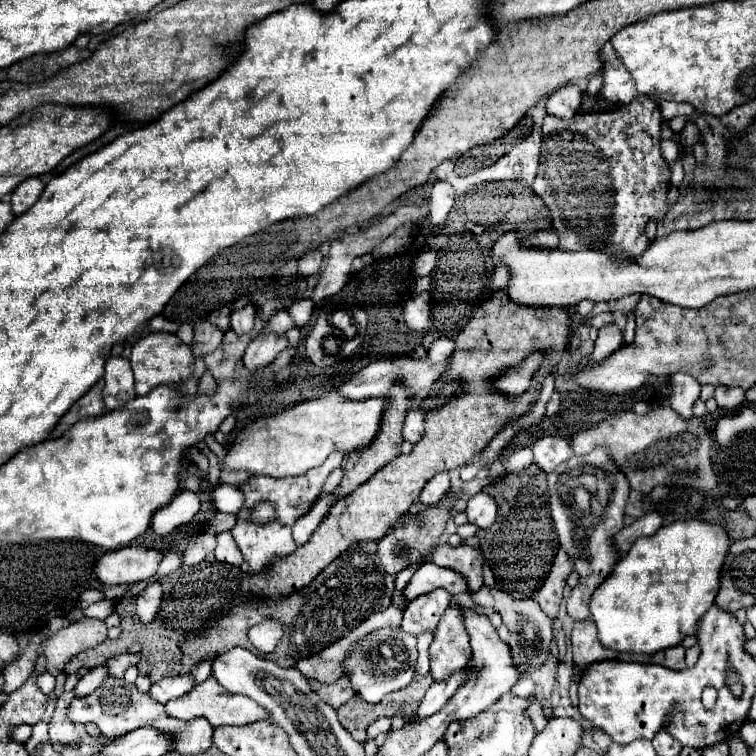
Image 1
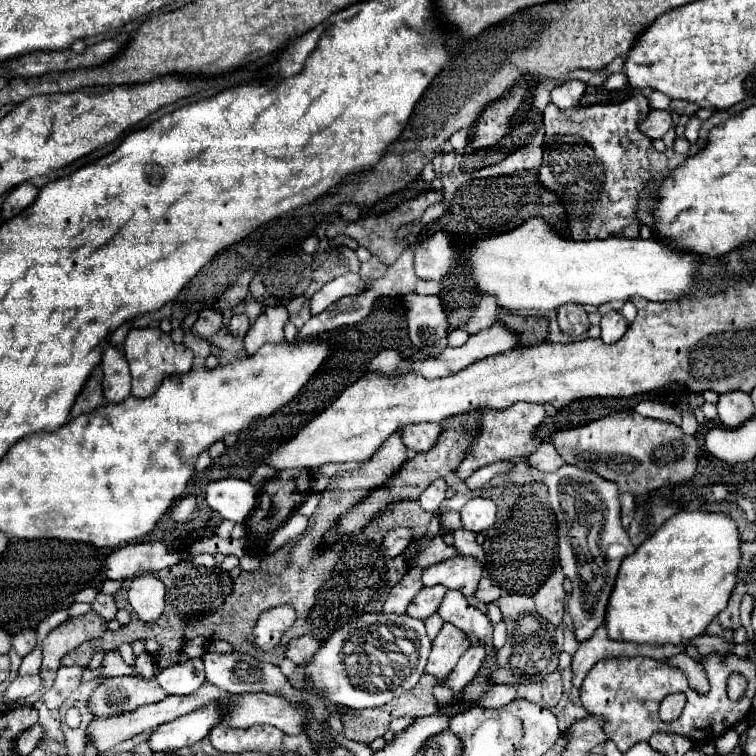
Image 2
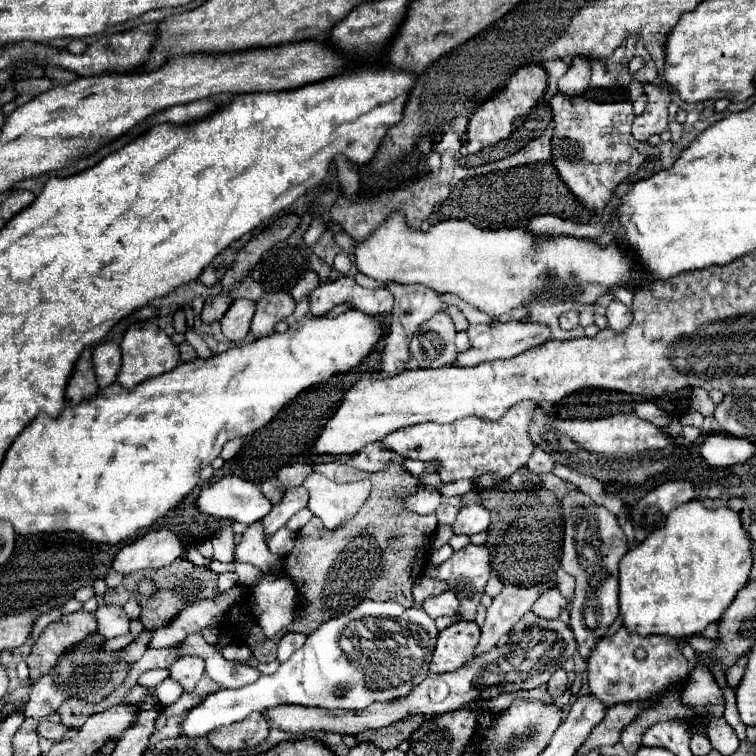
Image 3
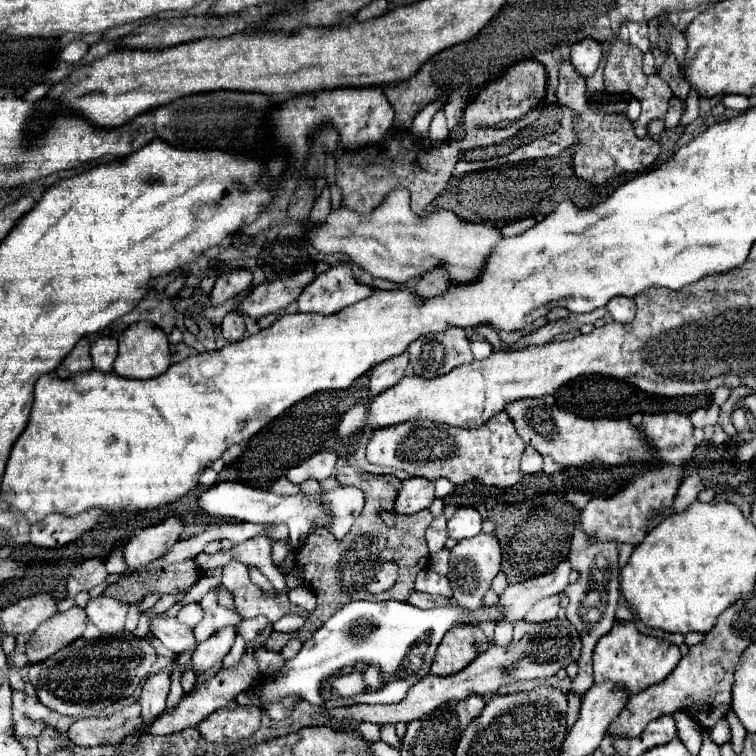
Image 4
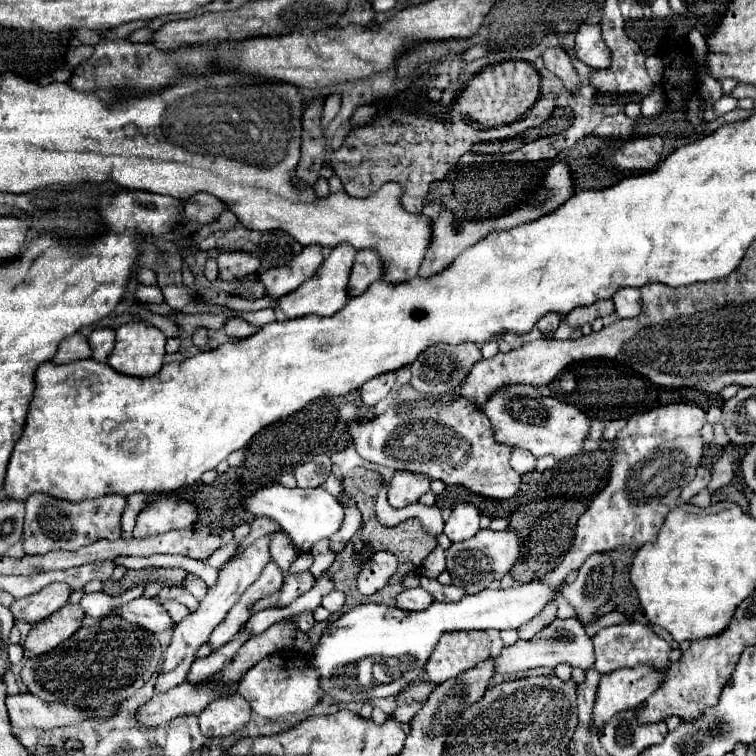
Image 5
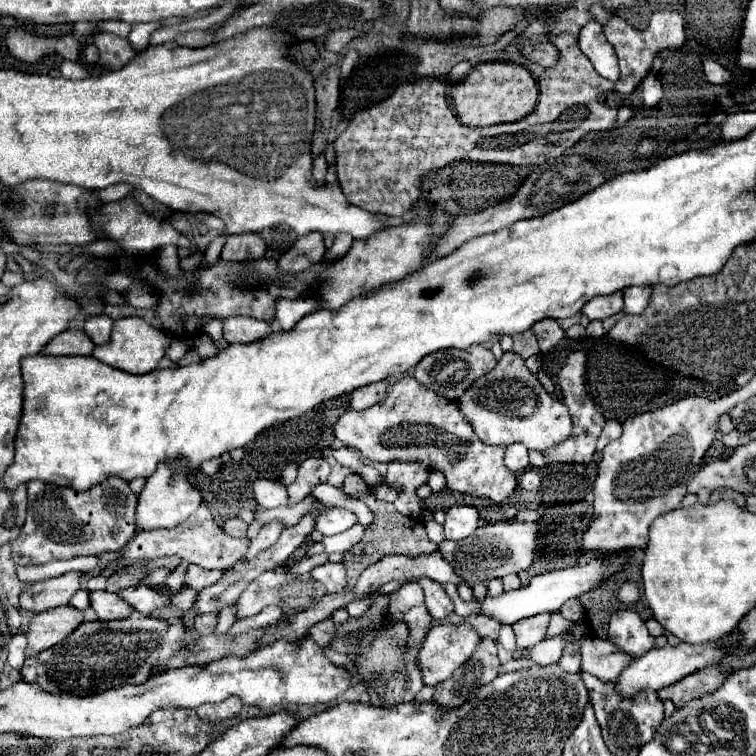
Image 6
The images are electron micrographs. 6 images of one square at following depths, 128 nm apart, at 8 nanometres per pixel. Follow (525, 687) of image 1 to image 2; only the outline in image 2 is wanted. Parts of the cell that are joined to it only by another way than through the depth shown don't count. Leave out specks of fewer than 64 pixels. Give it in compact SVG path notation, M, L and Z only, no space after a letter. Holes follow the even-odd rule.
M498 684L482 702L476 702L474 706L490 706L490 708L504 706L516 698L516 690L518 684Z

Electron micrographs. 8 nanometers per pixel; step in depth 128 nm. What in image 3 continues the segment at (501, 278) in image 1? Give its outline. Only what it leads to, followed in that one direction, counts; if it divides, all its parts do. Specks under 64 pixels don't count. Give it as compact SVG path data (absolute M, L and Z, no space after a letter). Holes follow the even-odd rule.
M394 284L390 286L390 292L394 294L394 308L392 308L392 326L390 326L390 334L386 338L386 348L384 348L384 358L382 358L382 372L380 376L394 376L398 374L400 370L406 370L406 364L410 360L410 350L408 350L408 344L410 344L410 338L412 334L416 332L416 328L428 320L430 316L434 316L436 312L440 312L442 308L448 310L450 318L454 322L457 331L467 331L469 323L465 316L458 310L458 308L451 304L446 304L440 300L438 292L432 290L432 288L424 288L422 284L414 284L414 286L408 286L408 284Z

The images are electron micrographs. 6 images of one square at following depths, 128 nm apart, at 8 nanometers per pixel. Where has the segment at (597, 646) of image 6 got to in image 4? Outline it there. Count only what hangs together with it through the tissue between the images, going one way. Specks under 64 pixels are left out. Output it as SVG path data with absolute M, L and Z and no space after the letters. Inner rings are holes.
M556 618L548 622L516 622L514 624L514 640L508 648L490 646L486 652L478 654L474 662L470 662L464 670L452 674L452 676L424 676L418 680L406 698L398 704L386 704L386 706L340 706L328 710L328 716L332 720L338 720L340 724L354 722L372 722L378 726L396 726L398 722L410 724L412 720L418 720L426 716L428 712L434 712L438 706L448 702L460 702L466 700L472 694L488 696L496 694L502 686L520 682L520 680L540 680L554 676L560 668L566 668L570 662L576 662L580 656L580 636L576 628L566 618Z

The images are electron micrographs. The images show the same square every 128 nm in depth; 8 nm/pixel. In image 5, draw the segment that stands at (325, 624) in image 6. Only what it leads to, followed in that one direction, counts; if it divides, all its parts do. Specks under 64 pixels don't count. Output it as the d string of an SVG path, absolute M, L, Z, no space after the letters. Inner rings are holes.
M300 612L300 614L296 614L296 616L290 616L290 618L284 618L286 622L294 622L302 632L308 632L310 628L312 628L312 624L314 624L314 618L312 618L312 612Z

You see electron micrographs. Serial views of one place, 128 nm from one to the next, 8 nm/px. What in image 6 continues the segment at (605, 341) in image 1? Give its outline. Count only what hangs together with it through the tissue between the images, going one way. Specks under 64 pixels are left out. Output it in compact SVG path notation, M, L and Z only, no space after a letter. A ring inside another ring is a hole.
M628 286L624 288L624 312L626 314L642 314L650 300L650 288Z

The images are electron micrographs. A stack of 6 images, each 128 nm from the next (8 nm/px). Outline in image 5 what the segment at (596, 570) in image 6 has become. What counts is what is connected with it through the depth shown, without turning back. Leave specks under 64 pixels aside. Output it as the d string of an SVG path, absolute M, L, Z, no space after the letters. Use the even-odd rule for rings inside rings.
M530 582L522 586L512 586L508 590L486 588L474 596L464 596L458 602L432 602L430 608L420 612L408 612L398 606L386 606L386 604L360 604L324 628L316 648L312 650L312 654L308 654L306 666L318 672L320 688L326 692L328 698L336 702L362 702L366 700L366 690L348 692L338 686L338 676L344 674L346 666L352 666L358 660L392 658L392 666L396 666L396 678L390 684L382 684L374 690L368 690L368 698L396 696L410 682L418 680L424 674L426 662L442 634L460 630L520 628L524 622L536 616L536 612L540 612L540 608L544 608L548 600L554 600L554 594L556 590L538 582Z

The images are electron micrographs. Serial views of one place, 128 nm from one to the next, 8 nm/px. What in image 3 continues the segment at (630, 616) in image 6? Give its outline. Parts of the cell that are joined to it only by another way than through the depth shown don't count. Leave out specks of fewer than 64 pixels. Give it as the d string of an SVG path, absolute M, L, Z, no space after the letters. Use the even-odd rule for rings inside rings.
M618 630L614 636L602 638L588 660L588 686L590 694L598 698L604 706L628 704L628 702L646 702L634 722L630 722L622 734L620 744L628 752L636 752L642 746L644 732L662 720L684 720L694 722L698 718L696 708L682 702L684 682L682 678L688 673L688 662L677 648L677 640L667 636L636 636L628 630ZM636 648L646 650L646 658L638 660L634 656Z

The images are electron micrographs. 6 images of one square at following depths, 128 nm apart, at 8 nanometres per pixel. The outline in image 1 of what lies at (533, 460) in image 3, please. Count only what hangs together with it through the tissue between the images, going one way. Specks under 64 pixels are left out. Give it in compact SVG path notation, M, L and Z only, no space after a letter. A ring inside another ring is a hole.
M546 436L532 444L534 450L534 462L544 470L552 472L556 466L560 466L564 460L568 460L574 452L566 438L560 436Z

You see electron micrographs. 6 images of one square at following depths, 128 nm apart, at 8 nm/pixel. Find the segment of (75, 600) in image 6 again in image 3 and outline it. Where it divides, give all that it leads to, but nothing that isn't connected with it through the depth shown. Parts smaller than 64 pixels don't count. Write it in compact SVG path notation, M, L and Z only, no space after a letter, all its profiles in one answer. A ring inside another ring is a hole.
M102 606L96 610L98 620L98 634L104 638L116 638L128 634L130 620L120 606Z

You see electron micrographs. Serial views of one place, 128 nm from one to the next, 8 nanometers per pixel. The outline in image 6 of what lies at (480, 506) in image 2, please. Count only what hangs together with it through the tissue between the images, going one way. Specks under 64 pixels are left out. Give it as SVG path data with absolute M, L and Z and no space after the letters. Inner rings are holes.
M454 504L446 512L444 532L448 540L464 540L478 528L478 510L474 506Z

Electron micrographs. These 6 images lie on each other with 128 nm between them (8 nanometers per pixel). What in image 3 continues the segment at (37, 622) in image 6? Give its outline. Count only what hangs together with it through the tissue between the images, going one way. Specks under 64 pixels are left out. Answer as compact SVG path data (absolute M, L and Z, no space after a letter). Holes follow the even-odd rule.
M84 610L62 616L62 618L64 620L52 622L42 632L42 636L32 646L30 656L26 658L32 684L36 684L42 676L52 672L52 668L56 666L56 660L60 660L60 656L66 648L82 642L86 636L94 634L98 628L96 616L88 614Z

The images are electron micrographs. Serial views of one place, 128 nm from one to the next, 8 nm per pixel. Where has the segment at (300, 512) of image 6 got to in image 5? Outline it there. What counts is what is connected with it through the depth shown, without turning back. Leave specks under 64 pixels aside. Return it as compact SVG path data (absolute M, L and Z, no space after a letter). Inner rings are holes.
M266 517L254 518L253 523L251 524L250 533L241 542L241 545L236 552L236 556L242 553L258 538L271 534L276 530L280 530L280 527L273 520Z

